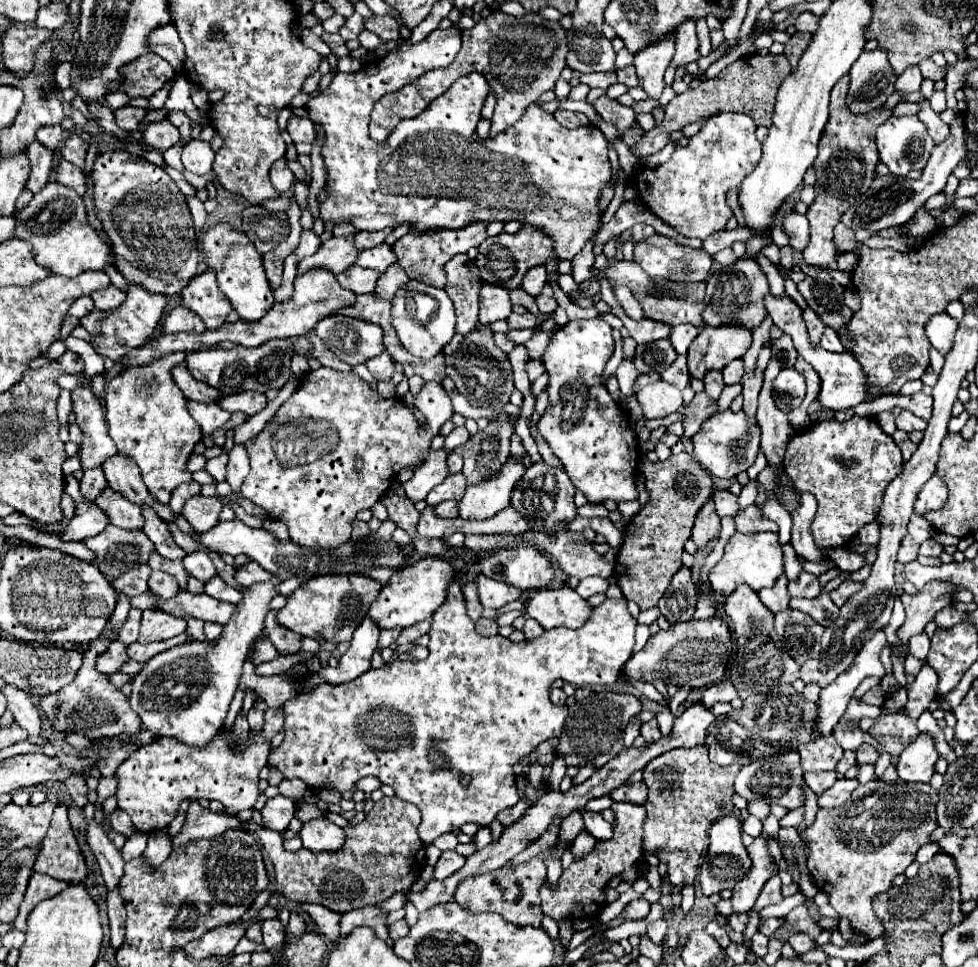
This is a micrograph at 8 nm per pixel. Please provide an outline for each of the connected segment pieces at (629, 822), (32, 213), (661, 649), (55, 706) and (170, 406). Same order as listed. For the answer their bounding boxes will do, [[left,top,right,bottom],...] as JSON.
[[539,804,645,920],[15,182,111,276],[623,618,731,688],[37,596,141,740],[105,354,201,504]]

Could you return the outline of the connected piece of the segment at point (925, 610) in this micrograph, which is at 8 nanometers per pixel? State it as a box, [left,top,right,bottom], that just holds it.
[897,580,959,646]

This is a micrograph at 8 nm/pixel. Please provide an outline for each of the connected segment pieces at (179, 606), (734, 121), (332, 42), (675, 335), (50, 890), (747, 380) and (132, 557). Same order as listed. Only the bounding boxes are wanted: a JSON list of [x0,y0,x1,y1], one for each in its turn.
[[159,592,235,624],[633,114,761,240],[321,34,349,56],[669,324,699,354],[13,874,67,932],[741,370,763,416],[83,524,155,582]]

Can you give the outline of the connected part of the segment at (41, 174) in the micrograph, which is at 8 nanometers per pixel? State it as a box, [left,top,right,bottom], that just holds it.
[27,140,53,194]

